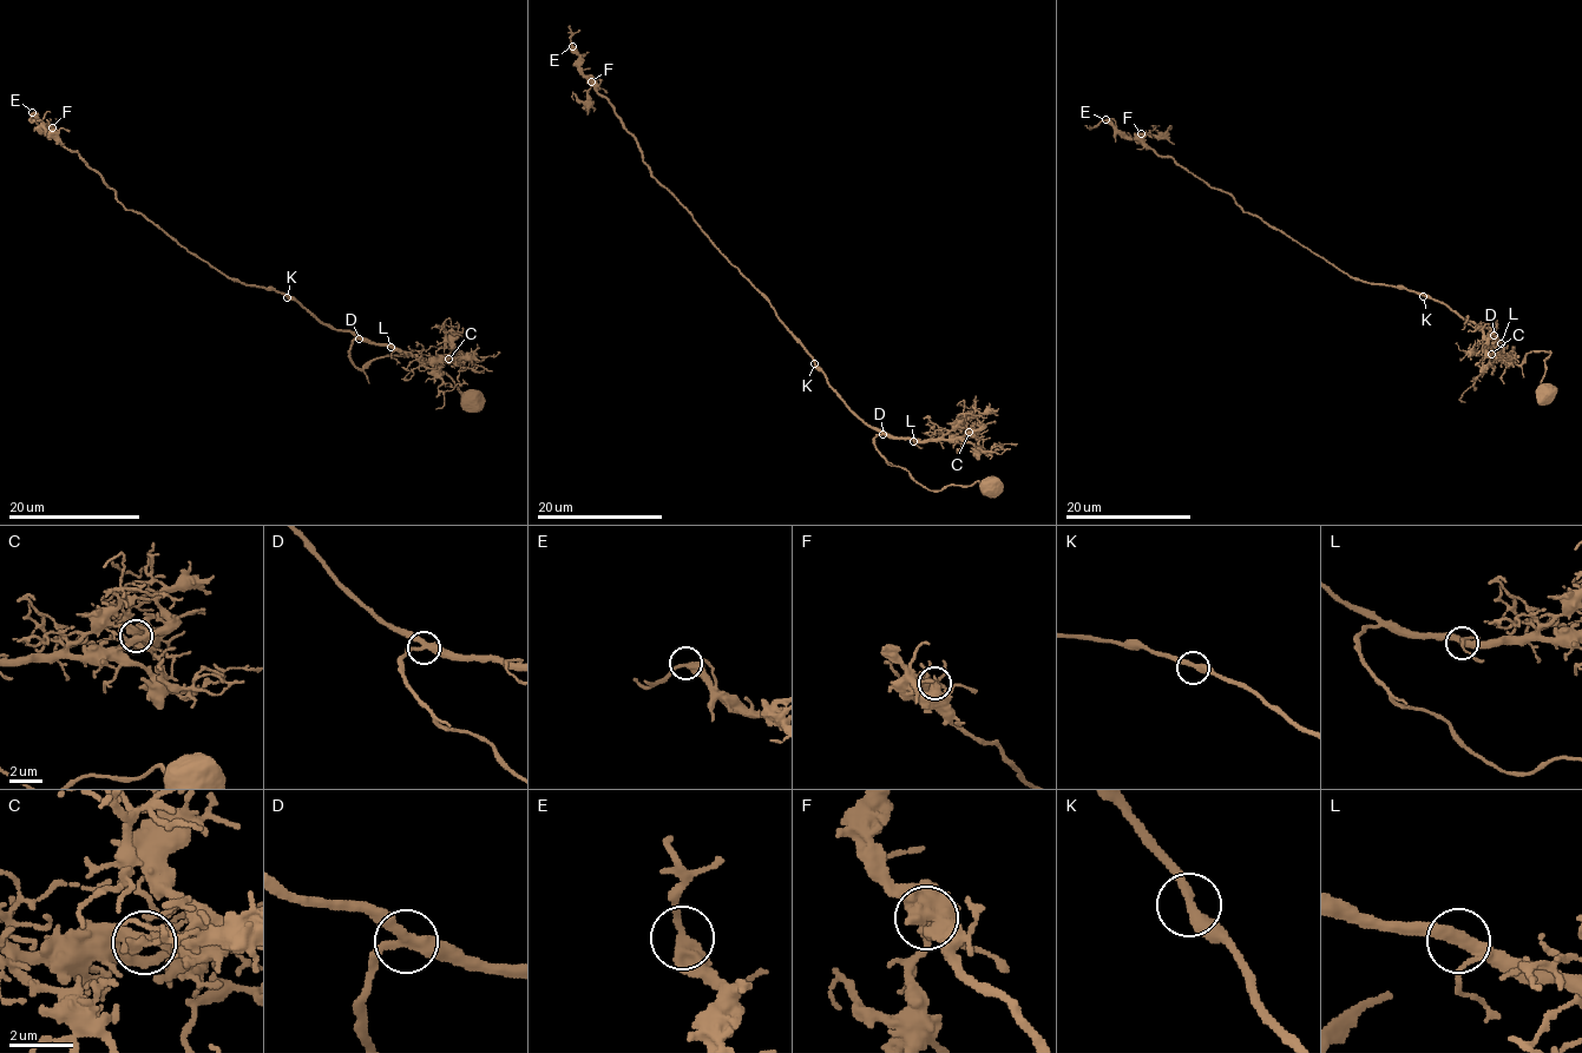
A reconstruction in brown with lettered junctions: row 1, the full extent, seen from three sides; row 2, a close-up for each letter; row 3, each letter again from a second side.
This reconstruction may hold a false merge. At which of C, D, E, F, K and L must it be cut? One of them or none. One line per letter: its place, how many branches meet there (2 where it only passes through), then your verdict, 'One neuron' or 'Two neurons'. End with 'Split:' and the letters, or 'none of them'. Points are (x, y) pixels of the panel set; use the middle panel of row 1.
C: Place: (969, 432). Branches: 4. One neuron
D: Place: (883, 434). Branches: 3. One neuron
E: Place: (572, 46). Branches: 2. One neuron
F: Place: (591, 81). Branches: 3. One neuron
K: Place: (814, 363). Branches: 2. One neuron
L: Place: (913, 441). Branches: 3. One neuron
Split: none of them

